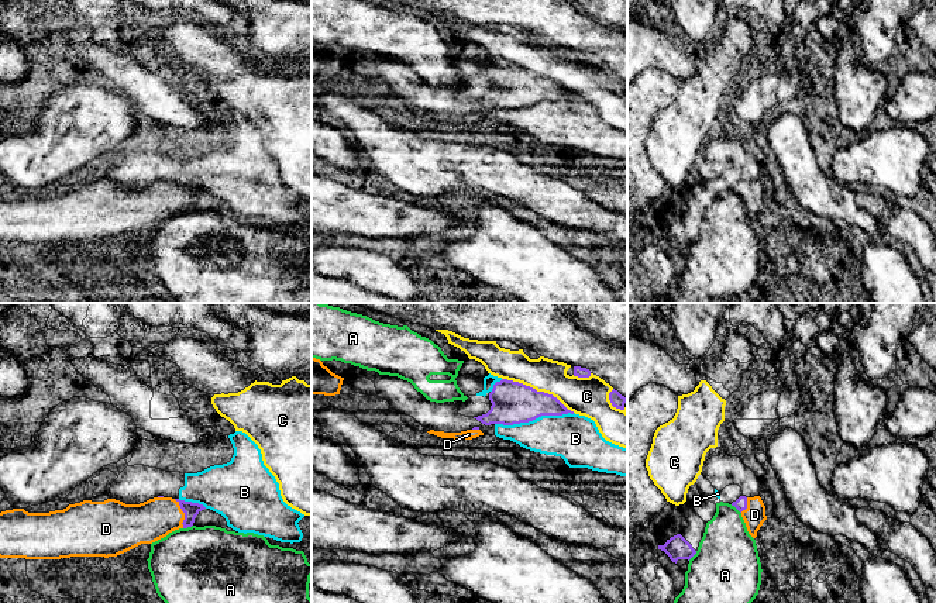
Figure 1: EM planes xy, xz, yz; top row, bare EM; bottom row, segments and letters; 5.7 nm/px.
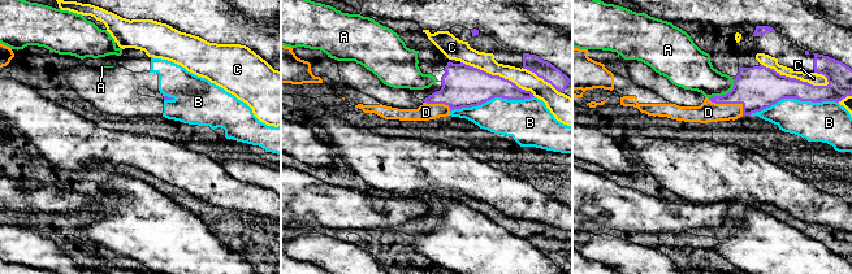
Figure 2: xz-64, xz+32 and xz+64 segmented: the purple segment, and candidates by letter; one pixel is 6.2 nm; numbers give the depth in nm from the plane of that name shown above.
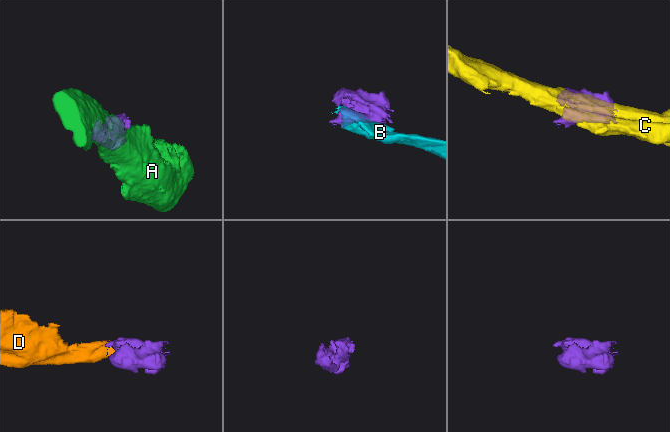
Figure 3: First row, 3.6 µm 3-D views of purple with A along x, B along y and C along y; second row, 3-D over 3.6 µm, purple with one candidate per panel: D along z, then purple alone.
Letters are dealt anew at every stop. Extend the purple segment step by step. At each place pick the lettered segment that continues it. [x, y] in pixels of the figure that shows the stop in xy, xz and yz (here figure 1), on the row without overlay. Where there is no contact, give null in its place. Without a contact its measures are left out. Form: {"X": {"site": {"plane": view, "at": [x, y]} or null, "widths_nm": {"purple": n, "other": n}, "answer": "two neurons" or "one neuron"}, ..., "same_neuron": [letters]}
{"A": {"site": {"plane": "yz", "at": [736, 192]}, "widths_nm": {"purple": 70, "other": 320}, "answer": "two neurons"}, "B": {"site": {"plane": "xz", "at": [534, 103]}, "widths_nm": {"purple": 240, "other": 260}, "answer": "two neurons"}, "C": {"site": {"plane": "xz", "at": [539, 76]}, "widths_nm": {"purple": 240, "other": 200}, "answer": "two neurons"}, "D": {"site": {"plane": "xy", "at": [183, 196]}, "widths_nm": {"purple": 90, "other": 240}, "answer": "one neuron"}, "same_neuron": ["D"]}

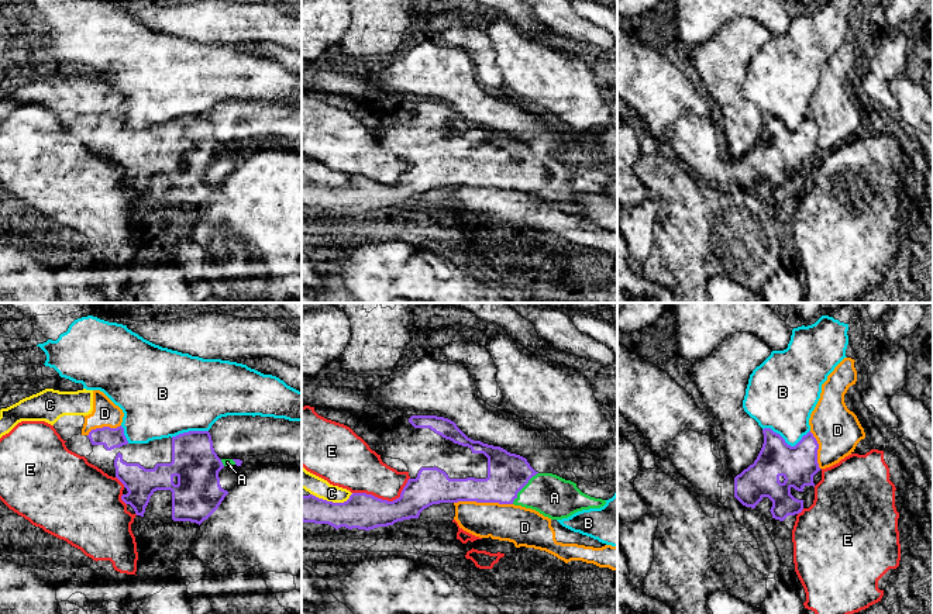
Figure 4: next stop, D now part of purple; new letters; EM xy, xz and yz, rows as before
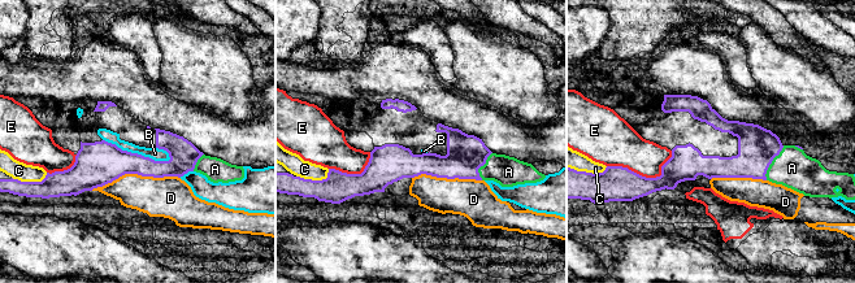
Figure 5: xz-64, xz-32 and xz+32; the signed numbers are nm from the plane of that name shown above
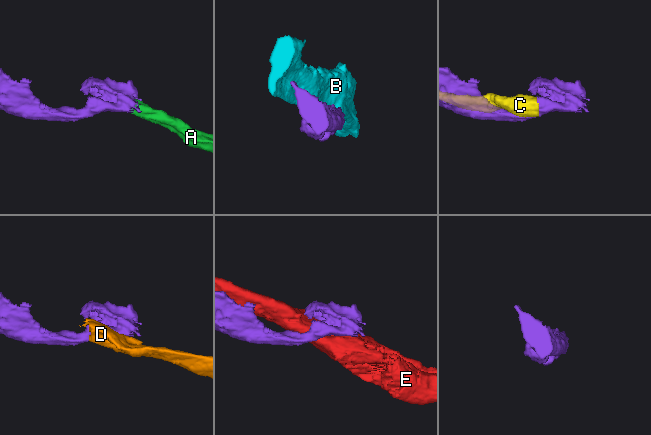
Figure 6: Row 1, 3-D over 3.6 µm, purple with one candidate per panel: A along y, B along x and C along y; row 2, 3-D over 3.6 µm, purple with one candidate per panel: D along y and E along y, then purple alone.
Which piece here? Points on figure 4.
{"A": {"site": {"plane": "xz", "at": [523, 171]}, "widths_nm": {"purple": 240, "other": 240}, "answer": "one neuron"}, "B": {"site": {"plane": "yz", "at": [785, 127]}, "widths_nm": {"purple": 220, "other": 360}, "answer": "two neurons"}, "C": {"site": {"plane": "xz", "at": [331, 186]}, "widths_nm": {"purple": 200, "other": 110}, "answer": "two neurons"}, "D": {"site": {"plane": "xz", "at": [484, 186]}, "widths_nm": {"purple": 240, "other": 220}, "answer": "two neurons"}, "E": {"site": {"plane": "xz", "at": [385, 185]}, "widths_nm": {"purple": 200, "other": 280}, "answer": "two neurons"}, "same_neuron": ["A"]}

